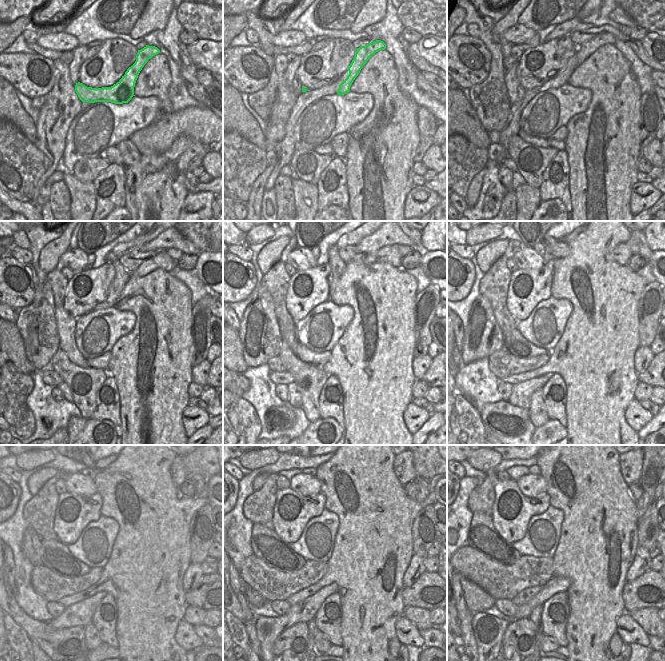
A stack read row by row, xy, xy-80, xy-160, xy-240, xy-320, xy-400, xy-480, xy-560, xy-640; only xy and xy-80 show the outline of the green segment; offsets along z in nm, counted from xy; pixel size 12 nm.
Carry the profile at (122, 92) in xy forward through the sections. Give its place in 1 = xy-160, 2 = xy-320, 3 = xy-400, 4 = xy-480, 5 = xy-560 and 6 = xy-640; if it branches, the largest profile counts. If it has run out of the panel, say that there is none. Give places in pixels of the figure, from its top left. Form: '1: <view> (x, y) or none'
1: xy-160 (588, 48)
2: xy-320 (389, 254)
3: xy-400 (621, 253)
4: xy-480 (178, 474)
5: xy-560 (404, 469)
6: xy-640 (631, 465)

